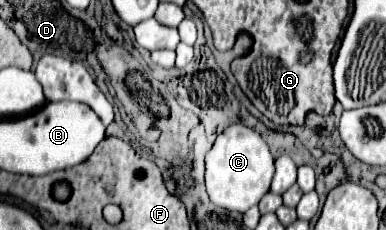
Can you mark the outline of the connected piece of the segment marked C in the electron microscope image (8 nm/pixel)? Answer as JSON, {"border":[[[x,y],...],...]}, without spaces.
{"border":[[[236,123],[228,125],[214,141],[206,155],[206,191],[210,201],[228,211],[246,213],[270,189],[274,175],[274,159],[266,141],[254,129]]]}

